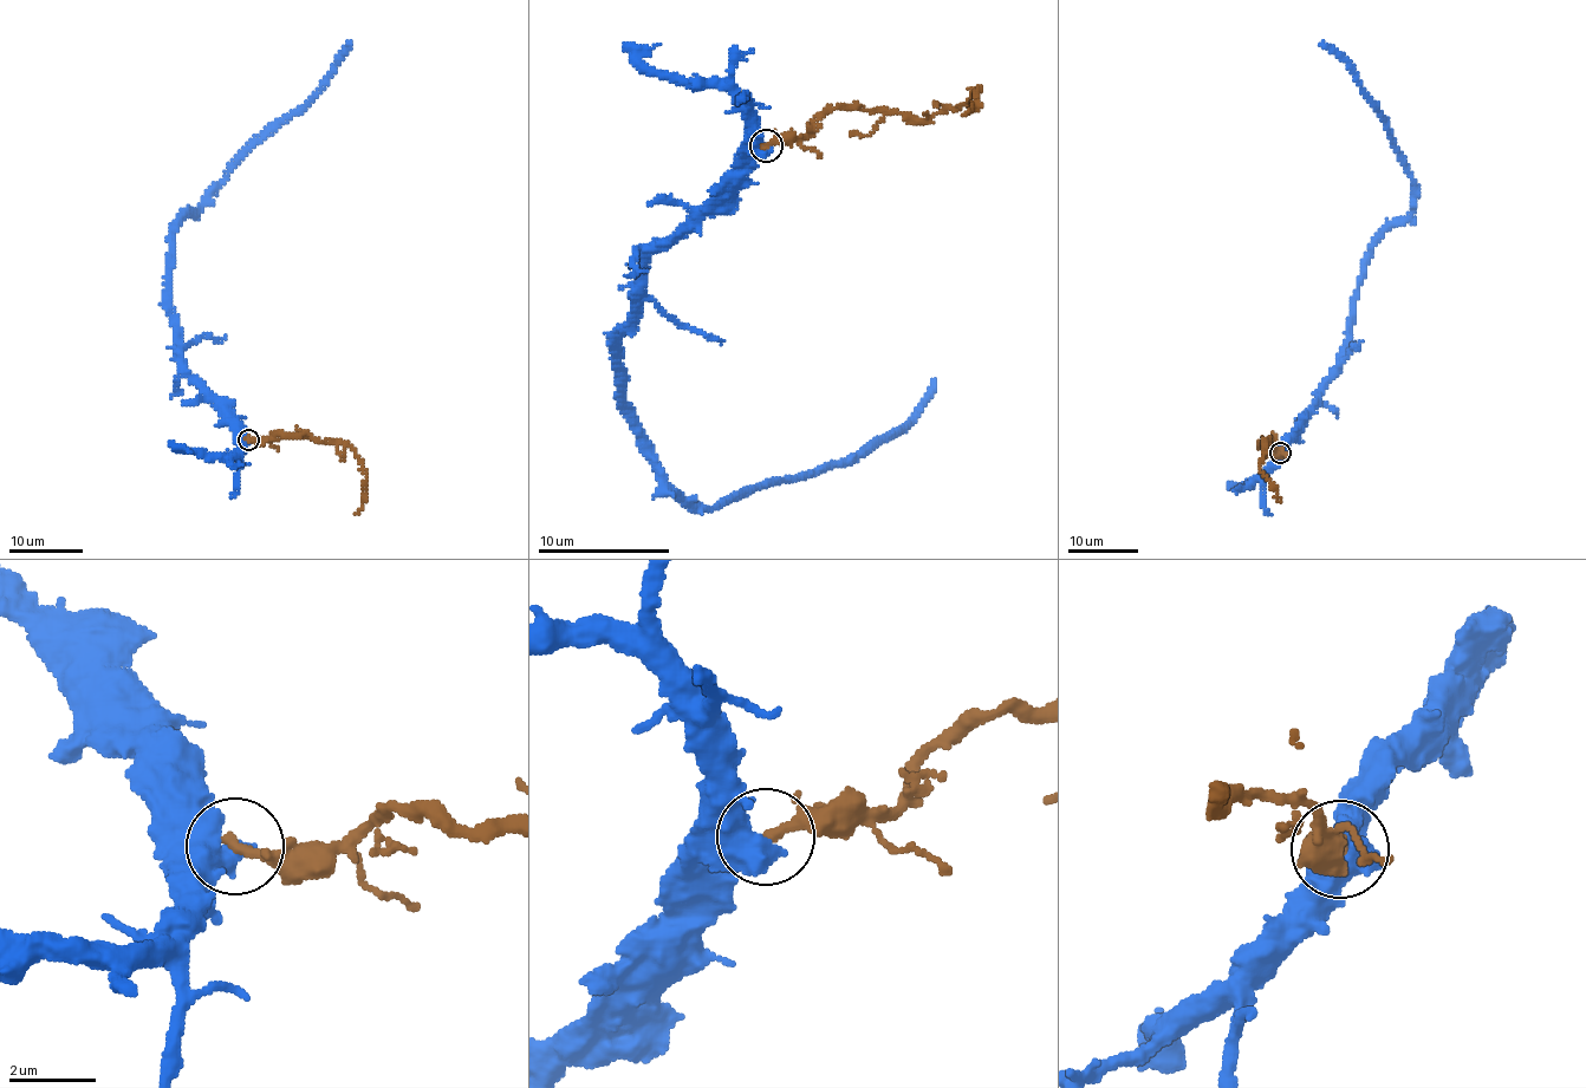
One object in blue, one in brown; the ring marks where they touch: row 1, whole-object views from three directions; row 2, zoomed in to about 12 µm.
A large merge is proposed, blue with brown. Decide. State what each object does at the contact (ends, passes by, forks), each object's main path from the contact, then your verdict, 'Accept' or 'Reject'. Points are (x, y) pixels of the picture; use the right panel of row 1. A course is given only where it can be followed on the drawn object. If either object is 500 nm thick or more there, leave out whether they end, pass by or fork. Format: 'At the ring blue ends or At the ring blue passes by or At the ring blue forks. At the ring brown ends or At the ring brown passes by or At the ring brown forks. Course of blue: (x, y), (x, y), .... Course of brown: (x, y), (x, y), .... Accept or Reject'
Course of blue: (1281, 454), (1346, 343), (1367, 251), (1402, 222), (1415, 181), (1377, 106), (1343, 59), (1320, 43). Course of brown: (1279, 454), (1268, 444), (1259, 444), (1261, 438), (1265, 443), (1268, 441), (1266, 440), (1261, 473), (1281, 502). Accept

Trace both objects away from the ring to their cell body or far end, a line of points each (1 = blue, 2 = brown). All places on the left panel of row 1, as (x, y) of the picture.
1: (248, 440), (240, 422), (184, 369), (179, 330), (171, 323), (169, 230), (258, 141), (299, 111), (350, 43)
2: (248, 440), (309, 434), (322, 442), (348, 443), (359, 461), (365, 482), (365, 499), (356, 515)

